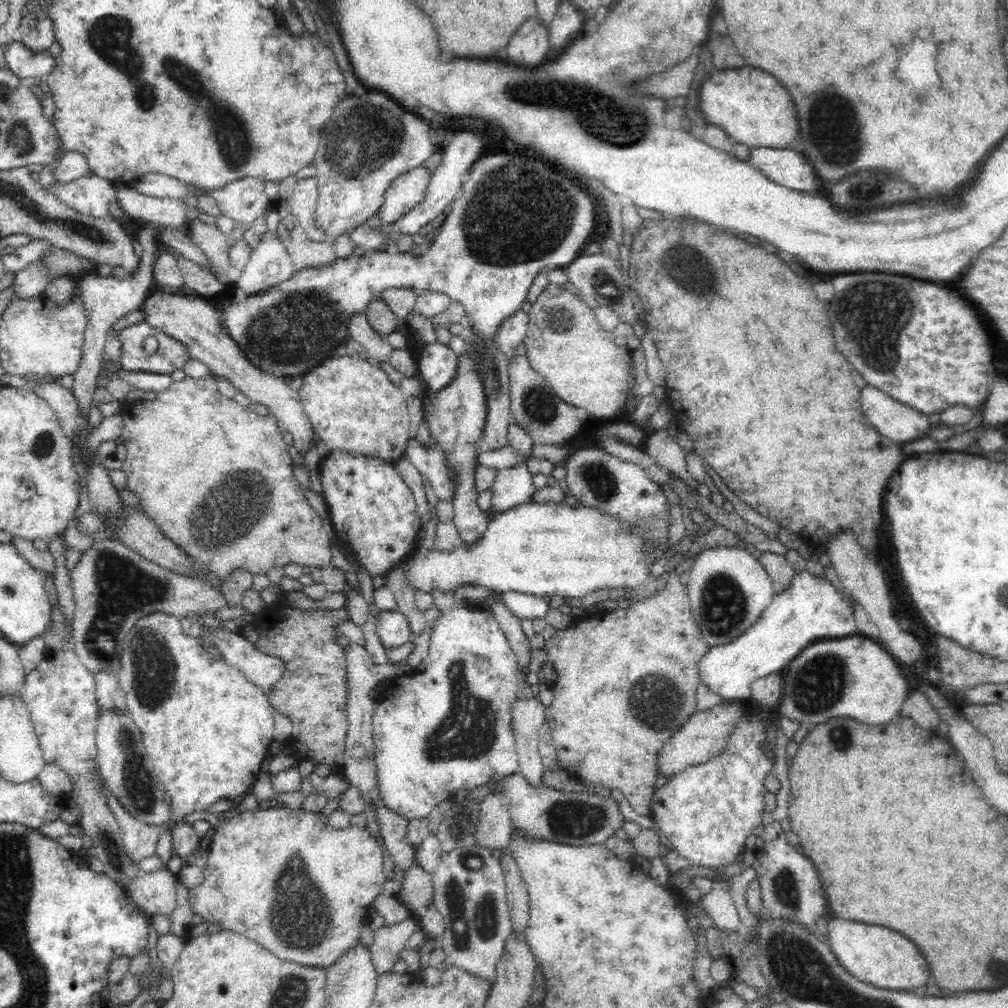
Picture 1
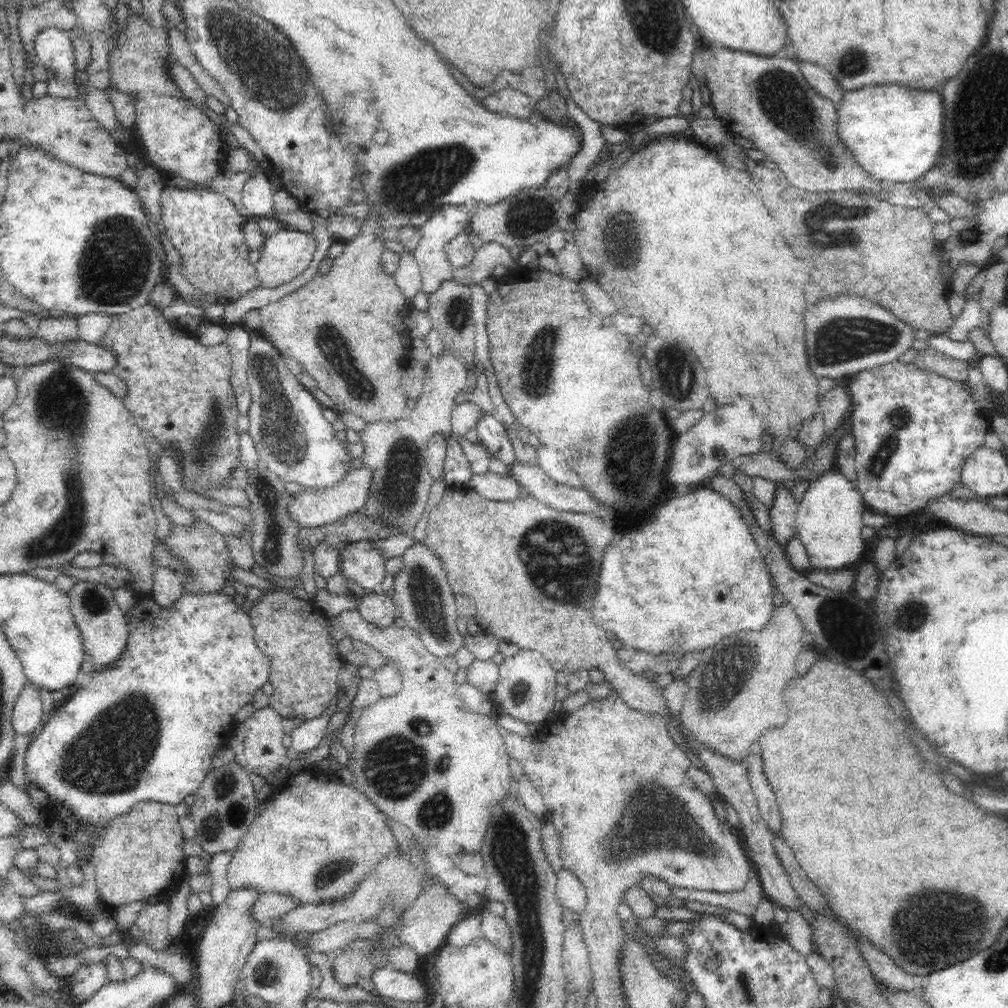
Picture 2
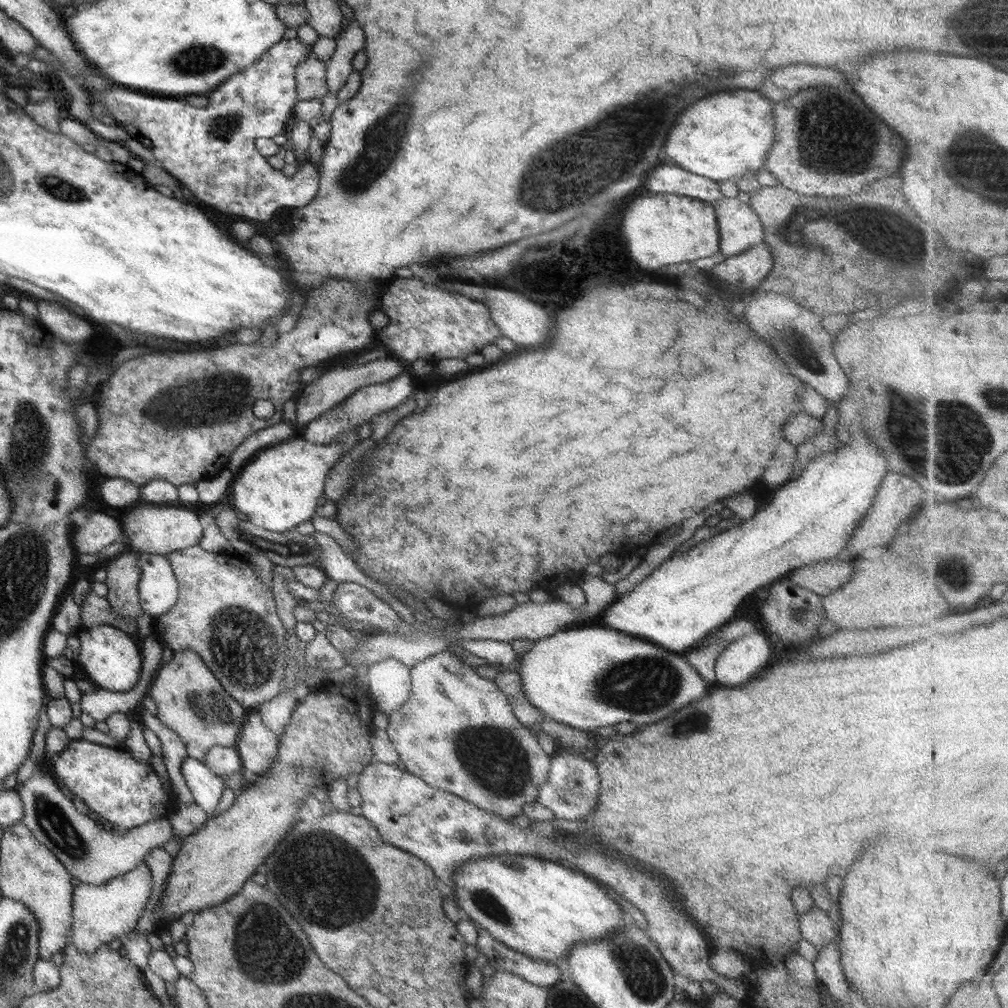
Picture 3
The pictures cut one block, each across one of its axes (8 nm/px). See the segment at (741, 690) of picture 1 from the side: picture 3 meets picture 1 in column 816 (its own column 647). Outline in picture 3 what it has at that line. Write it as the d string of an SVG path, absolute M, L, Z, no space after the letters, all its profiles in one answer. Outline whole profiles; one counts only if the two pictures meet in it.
M863 432L853 434L845 446L809 461L797 480L789 480L775 489L767 504L751 518L706 540L689 544L677 556L665 560L645 580L603 610L603 624L606 628L682 655L731 620L743 598L759 586L771 585L797 568L840 557L887 472L885 458L881 458L867 436Z

